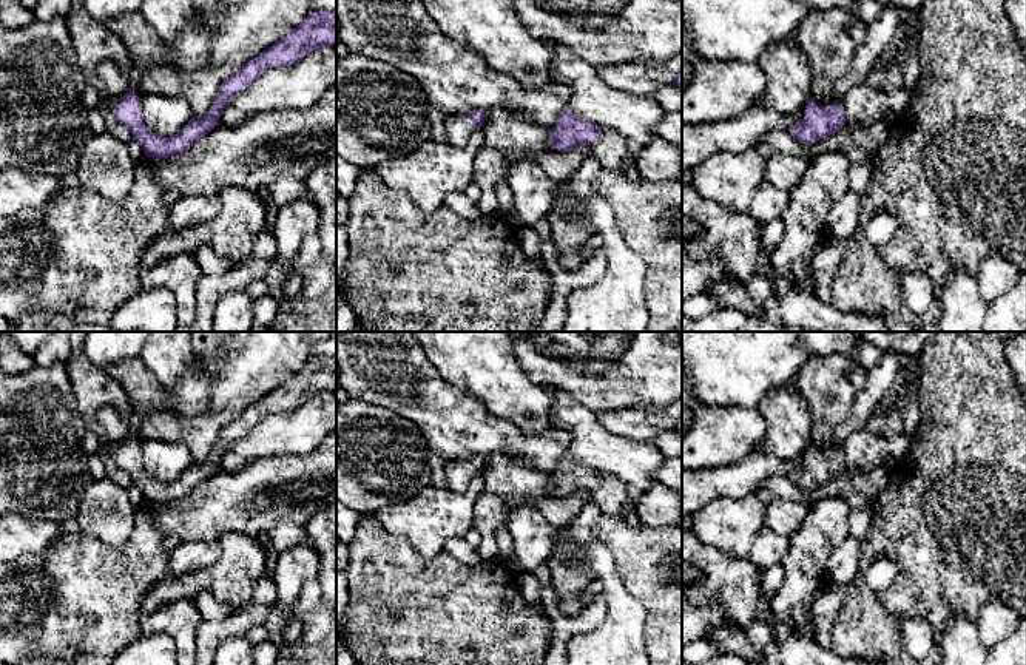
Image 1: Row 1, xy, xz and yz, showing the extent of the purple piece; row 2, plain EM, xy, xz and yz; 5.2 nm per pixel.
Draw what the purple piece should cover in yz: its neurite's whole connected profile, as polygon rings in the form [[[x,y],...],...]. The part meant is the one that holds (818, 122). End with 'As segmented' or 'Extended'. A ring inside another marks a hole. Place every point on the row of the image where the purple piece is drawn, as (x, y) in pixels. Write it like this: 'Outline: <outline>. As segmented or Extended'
Outline: [[[810,97],[804,119],[791,130],[791,136],[801,143],[813,143],[836,133],[845,122],[842,103],[819,106],[815,103],[815,97]]]. As segmented

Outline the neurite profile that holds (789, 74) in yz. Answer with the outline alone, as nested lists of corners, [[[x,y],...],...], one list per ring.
[[[793,37],[770,45],[758,60],[767,77],[759,108],[791,116],[812,97],[813,69]]]

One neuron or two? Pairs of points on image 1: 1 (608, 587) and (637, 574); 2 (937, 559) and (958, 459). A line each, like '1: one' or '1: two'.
1: two
2: one

